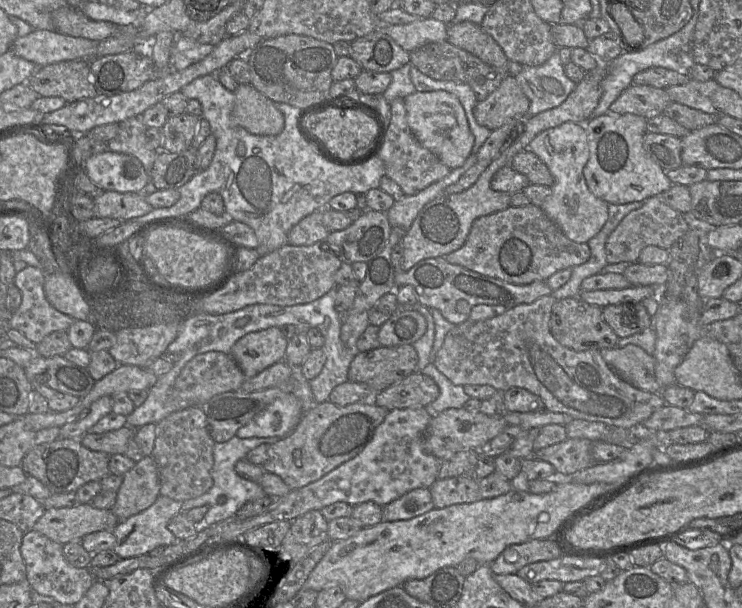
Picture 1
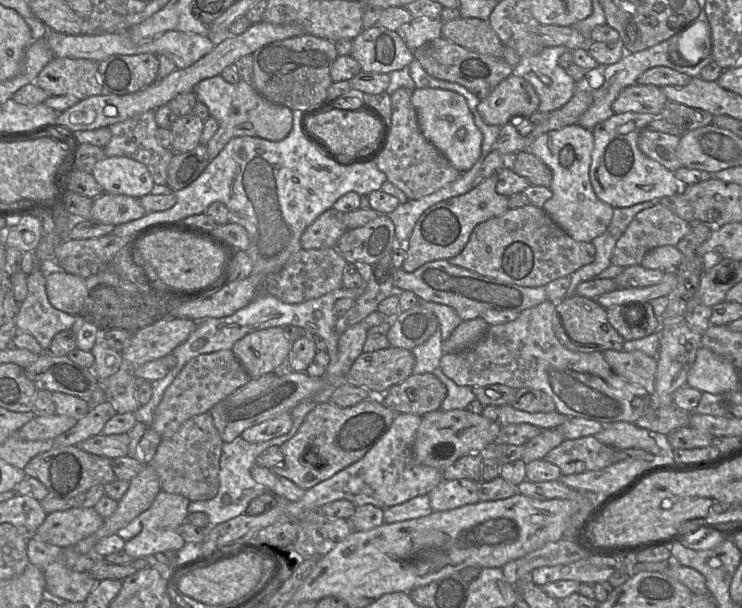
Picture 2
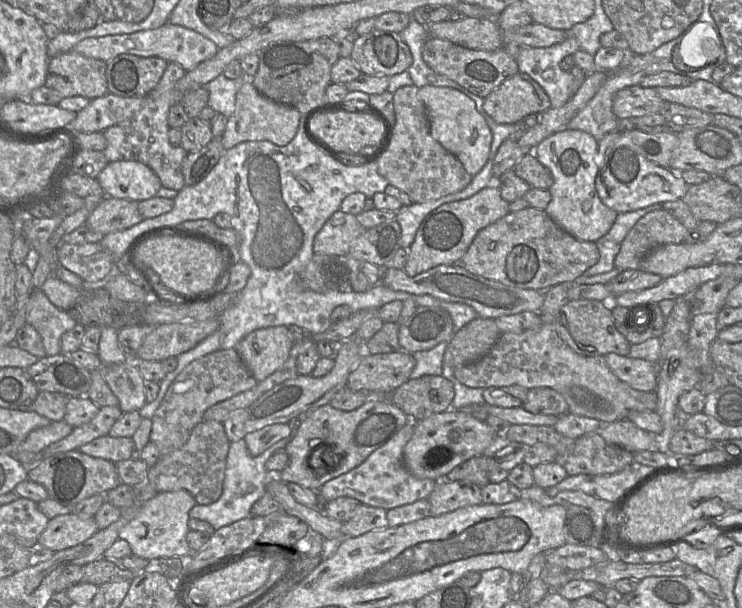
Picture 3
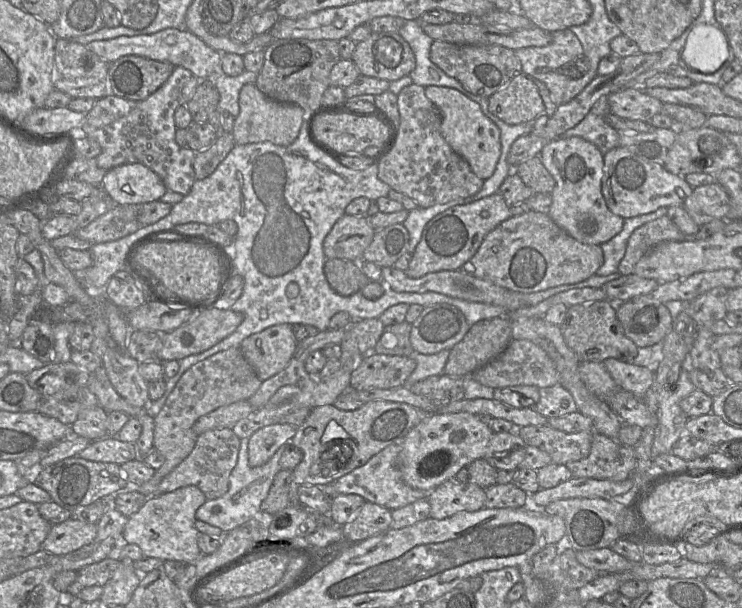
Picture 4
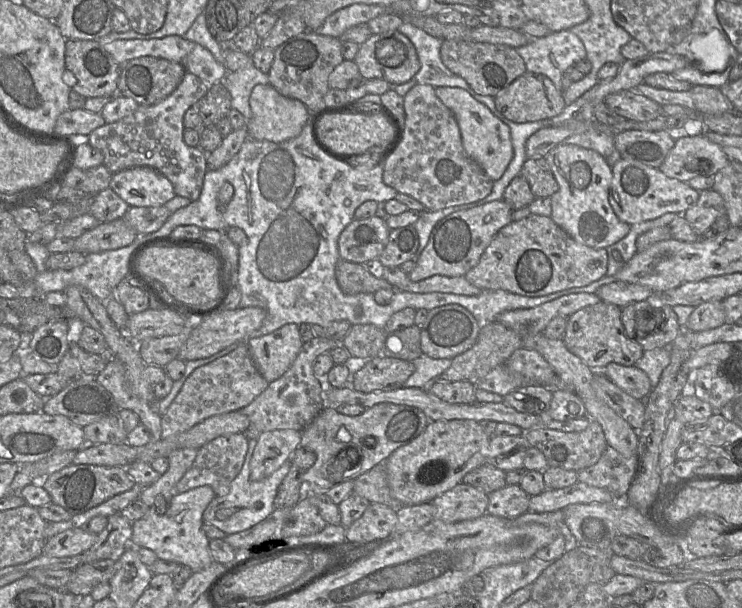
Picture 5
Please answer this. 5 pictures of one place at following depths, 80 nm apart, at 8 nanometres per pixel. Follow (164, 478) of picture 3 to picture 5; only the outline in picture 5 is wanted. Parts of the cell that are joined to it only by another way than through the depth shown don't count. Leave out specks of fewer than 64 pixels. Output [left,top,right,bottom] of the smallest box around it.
[176,433,248,496]

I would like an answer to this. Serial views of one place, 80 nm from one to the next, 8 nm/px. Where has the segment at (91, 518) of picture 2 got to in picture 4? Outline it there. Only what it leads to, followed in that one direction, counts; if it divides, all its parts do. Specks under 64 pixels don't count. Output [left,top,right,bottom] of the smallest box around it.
[42,518,96,556]

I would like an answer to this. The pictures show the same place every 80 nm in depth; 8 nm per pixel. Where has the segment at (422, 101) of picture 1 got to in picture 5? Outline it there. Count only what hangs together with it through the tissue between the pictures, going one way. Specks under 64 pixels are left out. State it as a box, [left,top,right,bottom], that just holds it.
[436,87,513,180]

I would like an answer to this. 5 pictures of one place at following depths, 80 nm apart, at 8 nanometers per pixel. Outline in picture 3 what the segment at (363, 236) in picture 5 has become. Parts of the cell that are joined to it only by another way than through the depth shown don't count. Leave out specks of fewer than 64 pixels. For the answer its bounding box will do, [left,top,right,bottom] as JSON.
[314,210,365,256]

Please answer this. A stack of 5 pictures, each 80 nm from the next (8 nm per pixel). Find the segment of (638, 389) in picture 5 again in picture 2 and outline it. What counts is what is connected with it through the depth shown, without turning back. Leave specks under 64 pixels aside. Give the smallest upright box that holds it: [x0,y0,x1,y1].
[601,350,656,393]

